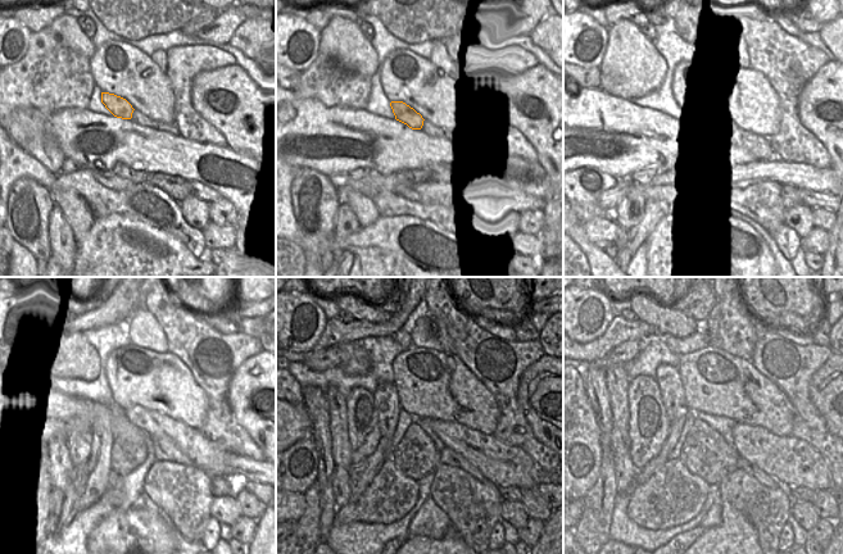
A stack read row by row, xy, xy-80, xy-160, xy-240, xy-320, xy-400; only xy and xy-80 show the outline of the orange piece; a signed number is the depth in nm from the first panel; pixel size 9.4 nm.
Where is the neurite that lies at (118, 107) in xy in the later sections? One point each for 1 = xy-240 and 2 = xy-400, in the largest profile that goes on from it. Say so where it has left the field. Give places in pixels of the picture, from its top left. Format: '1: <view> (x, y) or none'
1: xy-240 (203, 454)
2: xy-400 (794, 462)

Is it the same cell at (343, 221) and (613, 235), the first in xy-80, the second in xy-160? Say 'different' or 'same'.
different

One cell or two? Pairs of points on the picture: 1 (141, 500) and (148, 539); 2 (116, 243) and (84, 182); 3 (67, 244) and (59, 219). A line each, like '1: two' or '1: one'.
1: two
2: two
3: one

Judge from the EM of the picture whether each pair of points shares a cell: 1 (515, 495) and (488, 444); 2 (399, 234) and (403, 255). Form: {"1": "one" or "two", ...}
{"1": "two", "2": "one"}

